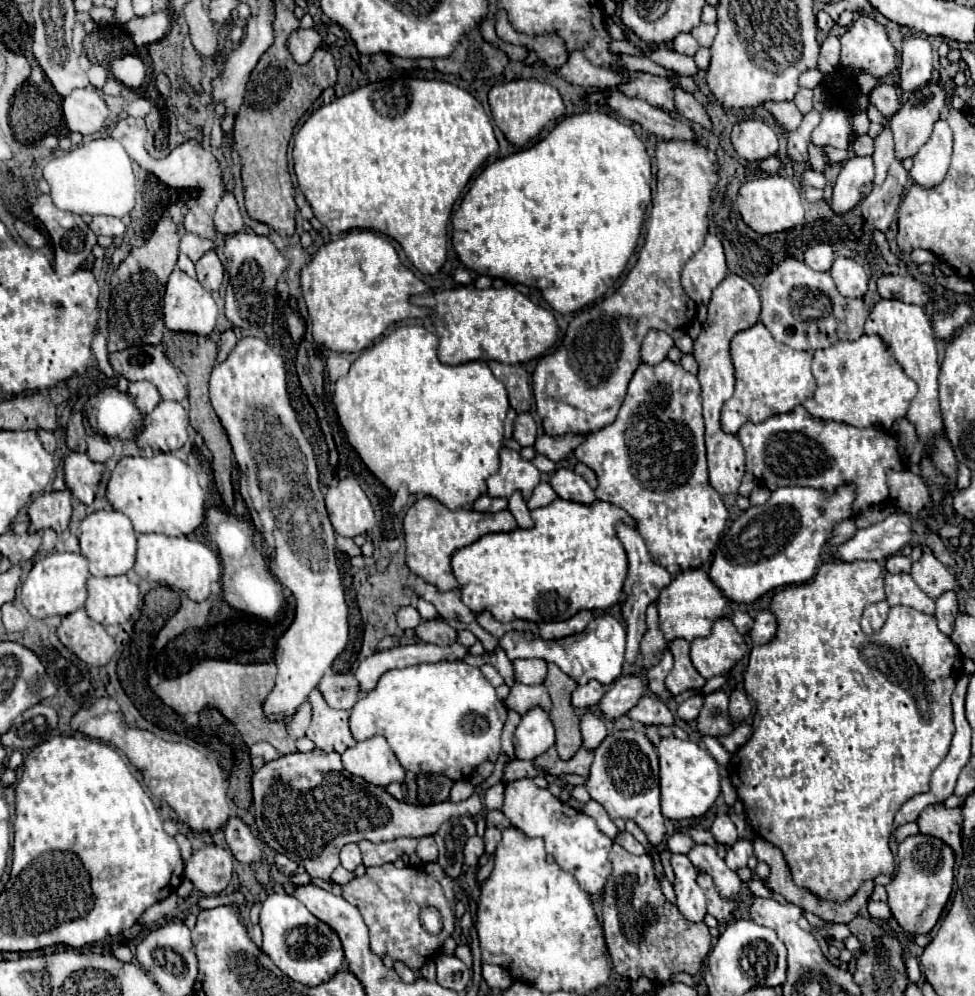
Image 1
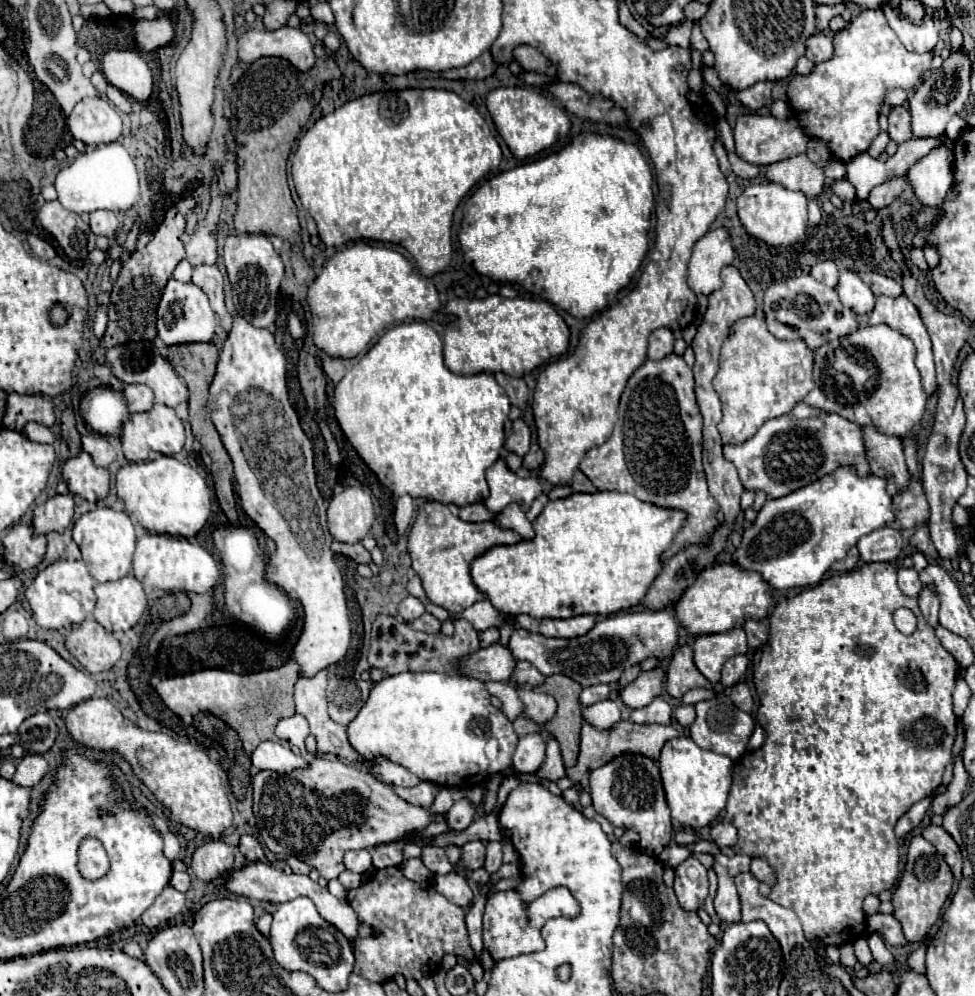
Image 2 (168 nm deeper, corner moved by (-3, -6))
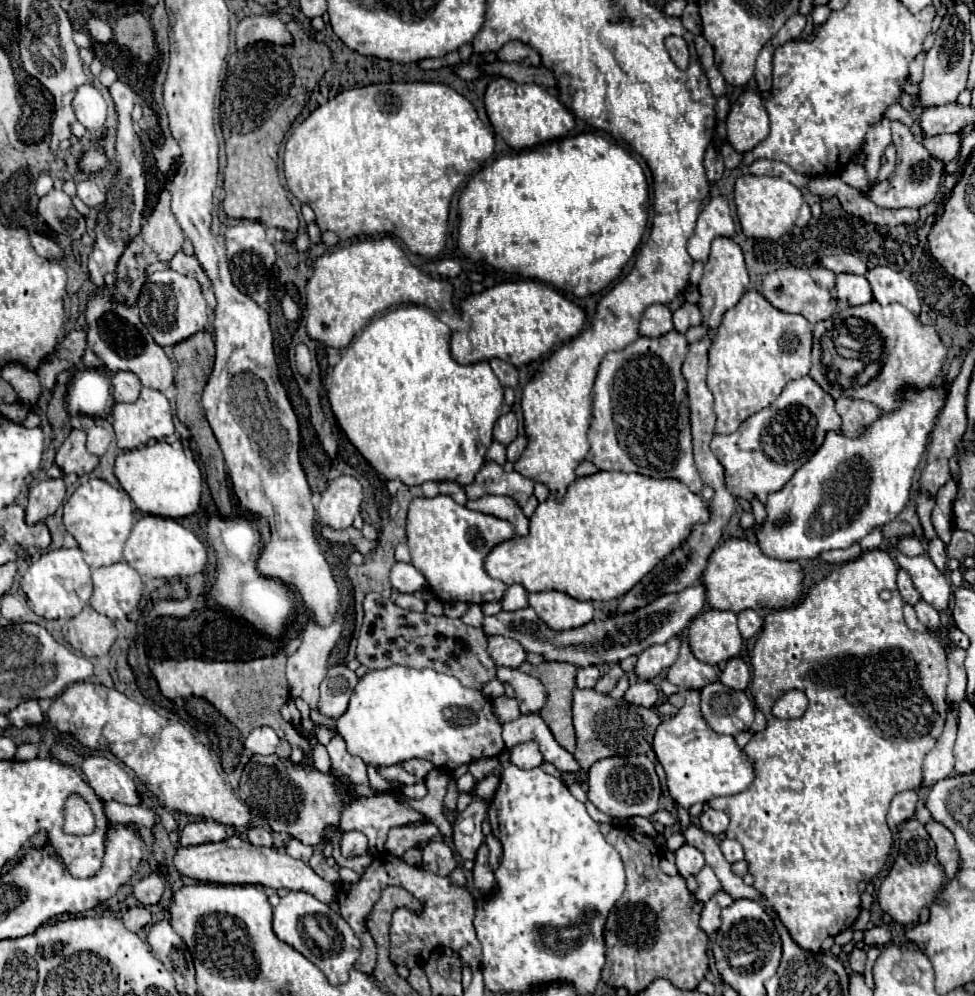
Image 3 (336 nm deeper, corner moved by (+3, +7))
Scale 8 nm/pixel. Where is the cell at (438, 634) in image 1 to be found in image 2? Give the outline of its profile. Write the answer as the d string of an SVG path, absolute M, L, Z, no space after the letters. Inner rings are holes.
M424 613L424 615L420 615L420 619L414 619L414 621L410 623L410 627L416 629L416 631L438 633L438 631L440 631L440 621L438 621L436 617L432 617L430 613Z

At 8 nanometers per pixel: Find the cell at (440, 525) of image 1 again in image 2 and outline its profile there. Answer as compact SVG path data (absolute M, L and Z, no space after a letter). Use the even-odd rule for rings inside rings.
M428 501L420 507L416 521L410 529L408 553L412 557L412 569L418 573L428 599L436 605L442 605L450 613L460 613L466 607L470 607L472 603L486 599L486 595L474 585L474 581L470 577L470 563L496 545L514 545L520 541L522 541L522 537L516 531L500 529L492 521L486 521L486 523L462 521L460 517L452 515L446 505ZM432 511L444 513L442 525L432 525L428 521L428 515Z

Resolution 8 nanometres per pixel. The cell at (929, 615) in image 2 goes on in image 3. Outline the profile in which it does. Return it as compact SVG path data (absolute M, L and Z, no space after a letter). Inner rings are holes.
M920 598L918 604L914 606L914 610L916 610L916 616L918 616L918 620L922 624L926 624L928 628L940 628L940 616L938 616L938 612L928 602L924 602Z

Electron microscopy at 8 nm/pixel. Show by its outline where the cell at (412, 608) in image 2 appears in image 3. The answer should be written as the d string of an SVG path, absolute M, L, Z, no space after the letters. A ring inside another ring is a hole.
M396 562L392 572L390 572L390 582L392 588L402 592L402 594L414 594L424 590L426 580L422 578L422 574L418 574L418 570L412 564L404 564L404 562Z

